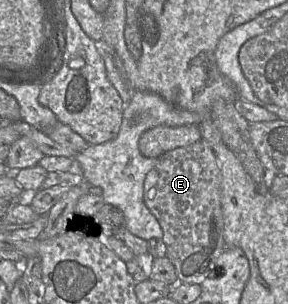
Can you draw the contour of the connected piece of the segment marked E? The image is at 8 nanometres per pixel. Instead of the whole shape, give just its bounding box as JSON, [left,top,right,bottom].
[144,141,226,284]

